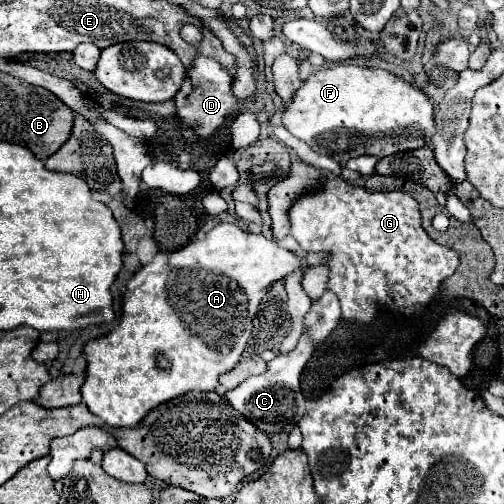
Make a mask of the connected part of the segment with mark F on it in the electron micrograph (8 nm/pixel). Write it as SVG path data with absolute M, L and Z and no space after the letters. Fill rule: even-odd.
M354 63L336 65L310 75L296 91L292 103L284 107L282 123L316 153L330 155L338 163L360 155L382 159L400 151L420 149L428 145L436 129L434 105L422 89L386 69ZM340 127L350 133L328 133Z

